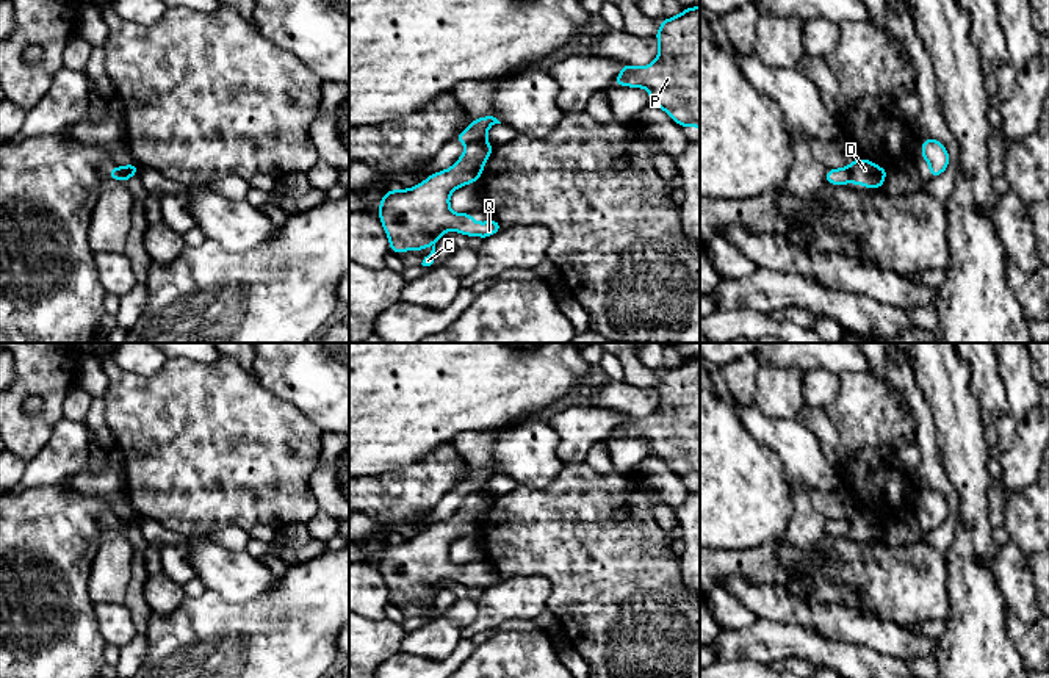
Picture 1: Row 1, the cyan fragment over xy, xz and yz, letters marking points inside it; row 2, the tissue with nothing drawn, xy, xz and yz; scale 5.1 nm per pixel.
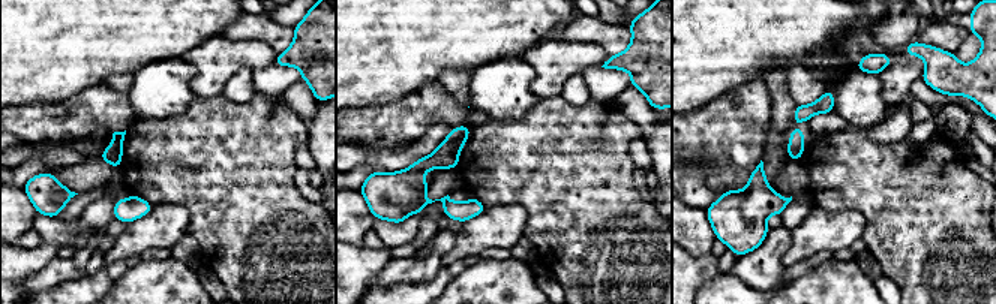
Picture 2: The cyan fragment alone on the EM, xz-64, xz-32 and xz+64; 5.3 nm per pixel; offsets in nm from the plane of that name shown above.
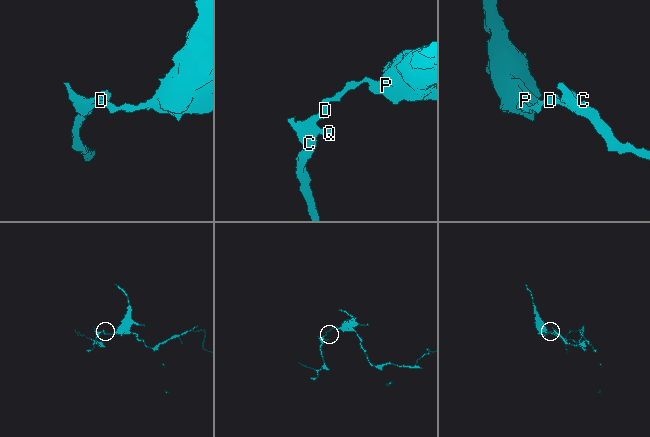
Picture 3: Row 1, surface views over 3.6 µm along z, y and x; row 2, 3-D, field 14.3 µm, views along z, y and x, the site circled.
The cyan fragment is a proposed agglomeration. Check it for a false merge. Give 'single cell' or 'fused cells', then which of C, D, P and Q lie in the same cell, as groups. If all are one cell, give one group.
fused cells | C D Q / P

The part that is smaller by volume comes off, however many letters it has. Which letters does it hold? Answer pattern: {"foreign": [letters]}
{"foreign": ["C", "D", "Q"]}

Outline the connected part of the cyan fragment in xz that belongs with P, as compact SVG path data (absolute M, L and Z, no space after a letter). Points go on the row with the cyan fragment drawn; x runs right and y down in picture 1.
M700 6L686 8L672 19L662 19L656 31L659 53L643 67L623 64L615 86L645 88L650 103L662 108L680 127L700 130Z

